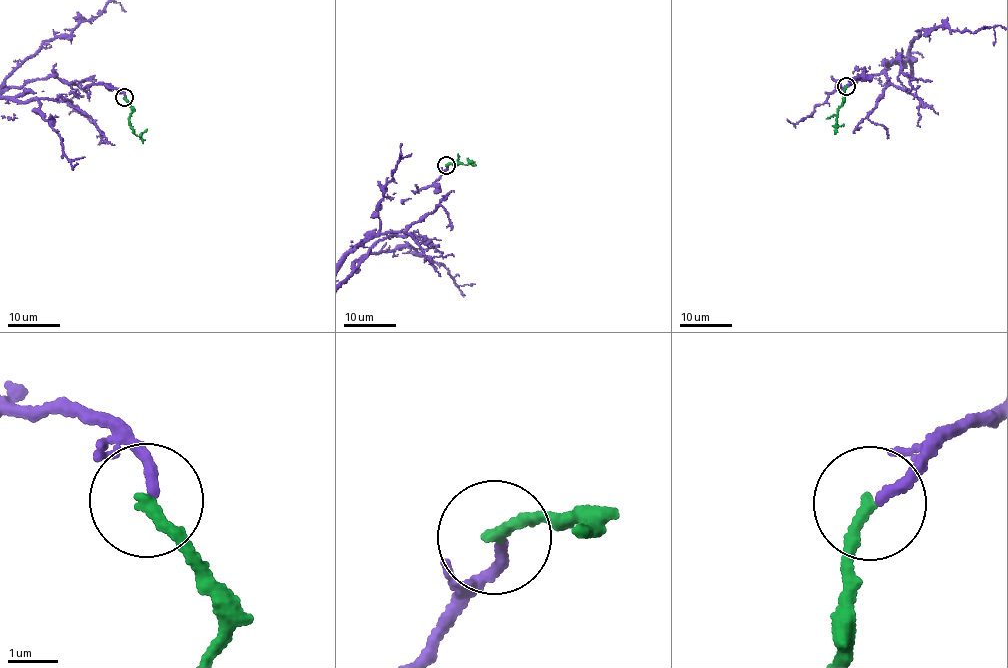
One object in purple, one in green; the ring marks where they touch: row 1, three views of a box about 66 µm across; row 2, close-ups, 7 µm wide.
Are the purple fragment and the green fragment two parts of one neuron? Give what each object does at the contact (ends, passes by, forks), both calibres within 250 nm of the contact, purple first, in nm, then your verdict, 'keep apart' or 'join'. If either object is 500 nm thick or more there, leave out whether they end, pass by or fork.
purple ends; green ends; calibres 220 and 240 nm; join

